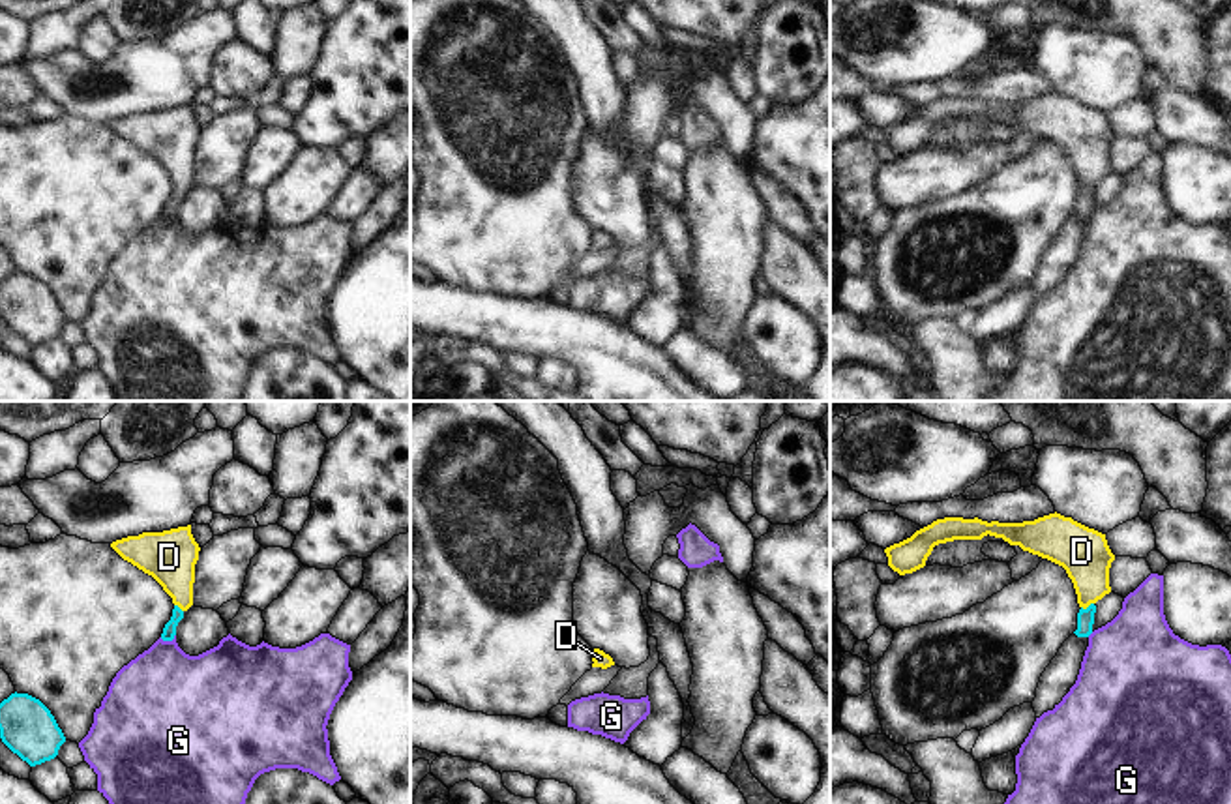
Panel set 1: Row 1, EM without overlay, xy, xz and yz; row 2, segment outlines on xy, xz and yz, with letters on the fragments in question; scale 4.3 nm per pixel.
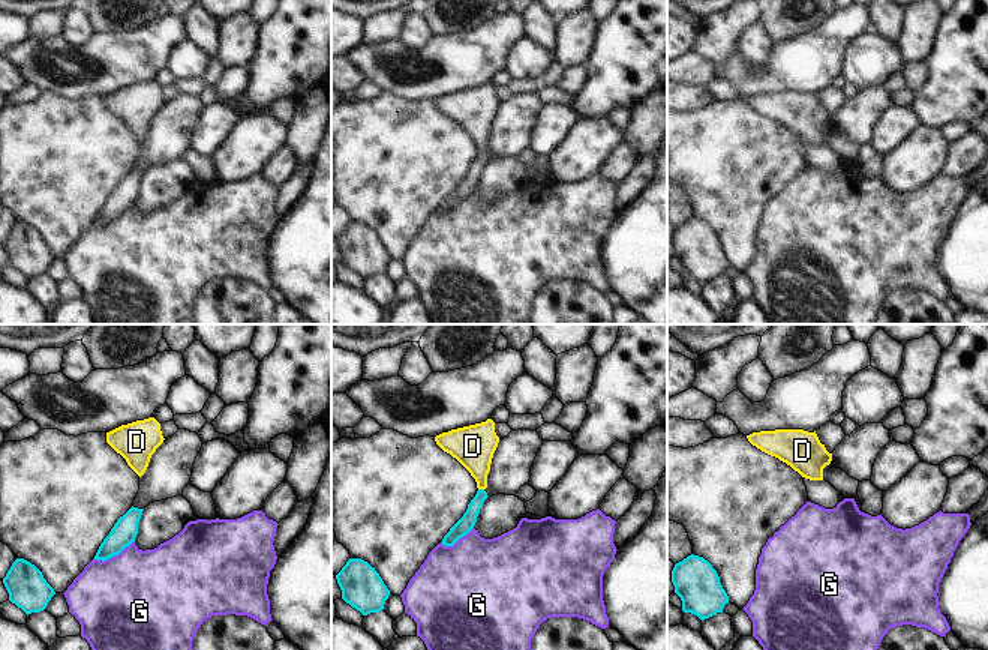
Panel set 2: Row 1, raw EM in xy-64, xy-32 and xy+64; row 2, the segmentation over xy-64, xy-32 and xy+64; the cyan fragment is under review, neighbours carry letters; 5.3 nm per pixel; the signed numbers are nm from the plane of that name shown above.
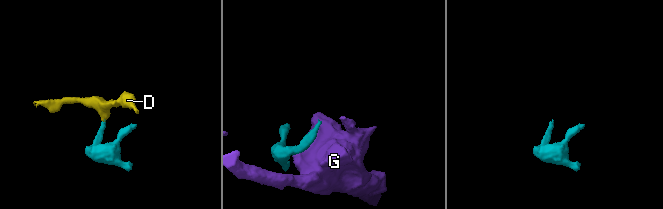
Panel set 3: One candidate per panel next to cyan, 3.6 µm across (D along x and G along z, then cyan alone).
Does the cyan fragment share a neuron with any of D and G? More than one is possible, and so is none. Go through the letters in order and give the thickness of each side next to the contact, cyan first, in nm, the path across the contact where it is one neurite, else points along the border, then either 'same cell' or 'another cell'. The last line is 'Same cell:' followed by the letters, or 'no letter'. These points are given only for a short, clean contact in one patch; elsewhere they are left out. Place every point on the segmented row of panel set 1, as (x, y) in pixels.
D: 80/220 nm | across yz (1085, 617), (1089, 606), (1089, 568), (1082, 551) | same cell
G: 60/420 nm | another cell
Same cell: D

